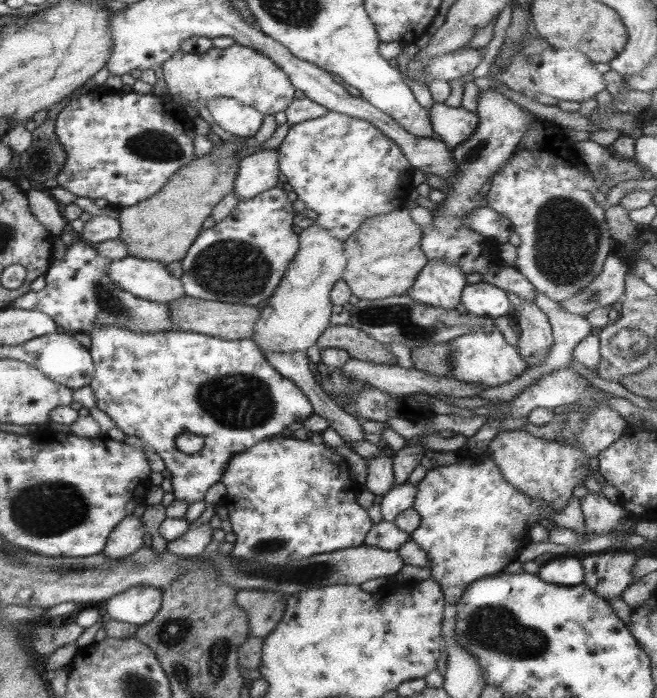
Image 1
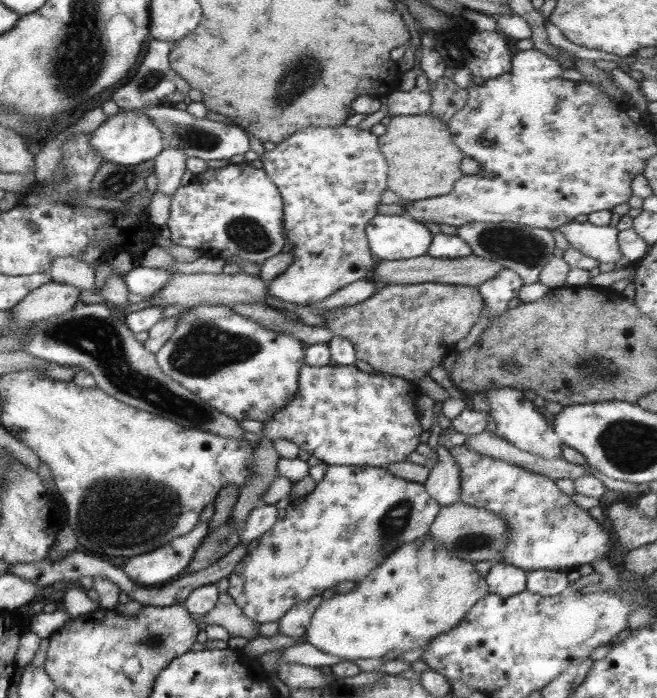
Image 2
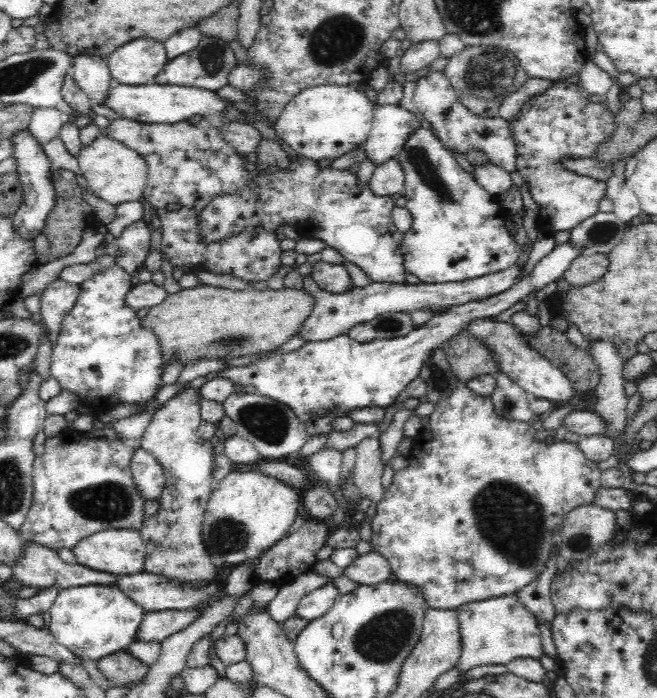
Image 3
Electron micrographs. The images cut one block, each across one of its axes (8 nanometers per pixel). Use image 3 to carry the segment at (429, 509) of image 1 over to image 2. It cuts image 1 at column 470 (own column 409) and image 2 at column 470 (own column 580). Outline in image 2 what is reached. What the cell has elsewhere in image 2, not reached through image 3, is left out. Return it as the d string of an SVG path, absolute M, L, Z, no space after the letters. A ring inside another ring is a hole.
M462 444L448 451L459 469L459 502L490 510L507 523L508 541L497 560L526 572L577 569L582 564L591 565L596 558L611 552L608 526L600 525L587 510L575 505L553 480L498 458L467 450Z

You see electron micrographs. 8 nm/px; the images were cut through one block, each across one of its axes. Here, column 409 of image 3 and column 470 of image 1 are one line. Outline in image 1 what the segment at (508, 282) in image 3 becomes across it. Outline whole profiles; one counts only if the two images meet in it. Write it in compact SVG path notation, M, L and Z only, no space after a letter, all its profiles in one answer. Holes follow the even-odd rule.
M483 281L466 283L460 294L460 303L469 315L497 318L507 315L509 301L506 292Z

